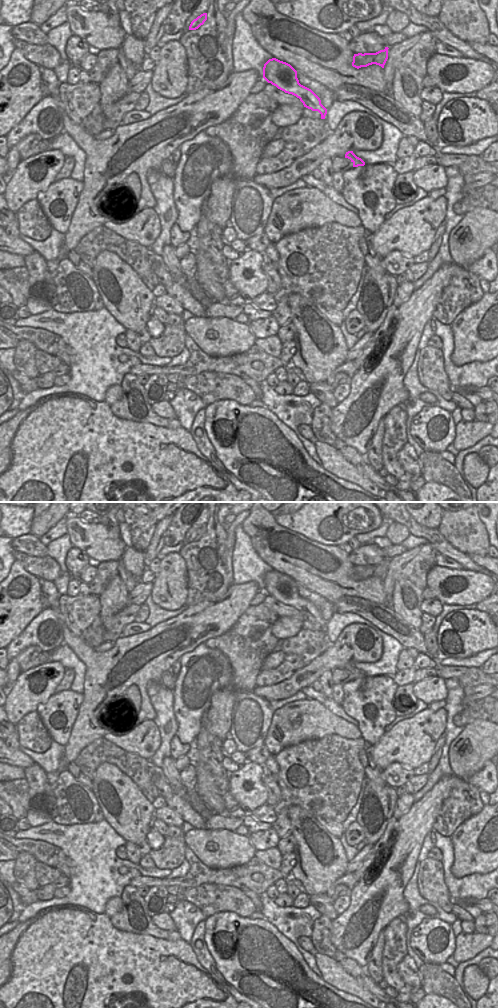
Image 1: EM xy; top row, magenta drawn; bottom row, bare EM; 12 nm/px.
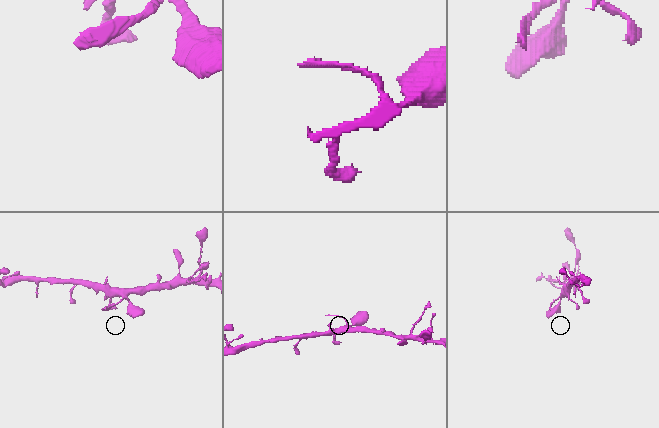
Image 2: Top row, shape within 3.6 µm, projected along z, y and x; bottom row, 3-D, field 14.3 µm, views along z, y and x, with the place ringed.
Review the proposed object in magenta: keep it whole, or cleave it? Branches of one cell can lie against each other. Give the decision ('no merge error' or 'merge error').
no merge error

